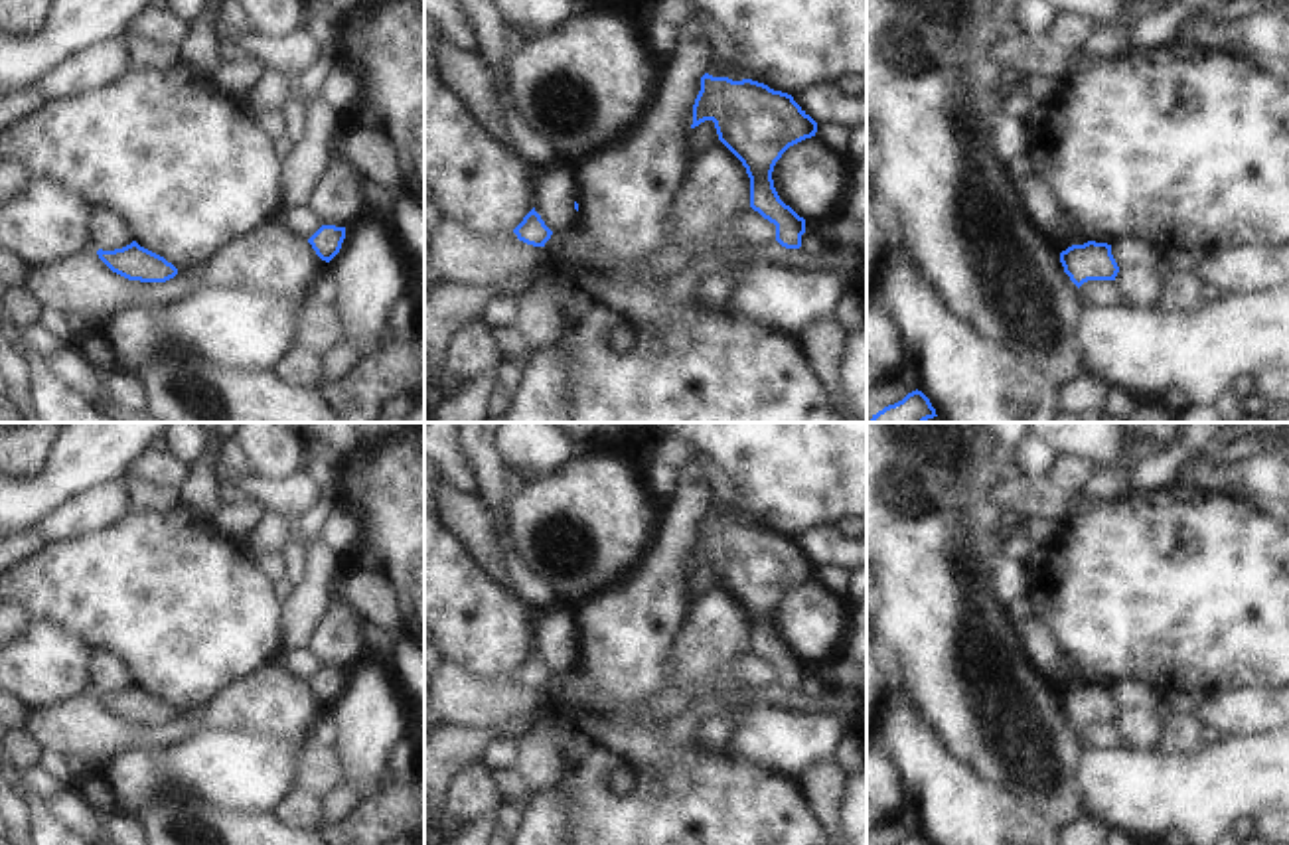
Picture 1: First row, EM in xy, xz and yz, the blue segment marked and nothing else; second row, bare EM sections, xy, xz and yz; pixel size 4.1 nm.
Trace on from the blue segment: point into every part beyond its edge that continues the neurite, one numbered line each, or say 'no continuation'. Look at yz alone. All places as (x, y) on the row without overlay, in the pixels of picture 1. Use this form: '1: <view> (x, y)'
no continuation

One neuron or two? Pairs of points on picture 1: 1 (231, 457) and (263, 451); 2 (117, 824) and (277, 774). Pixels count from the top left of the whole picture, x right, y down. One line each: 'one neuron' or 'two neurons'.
1: two neurons
2: two neurons

